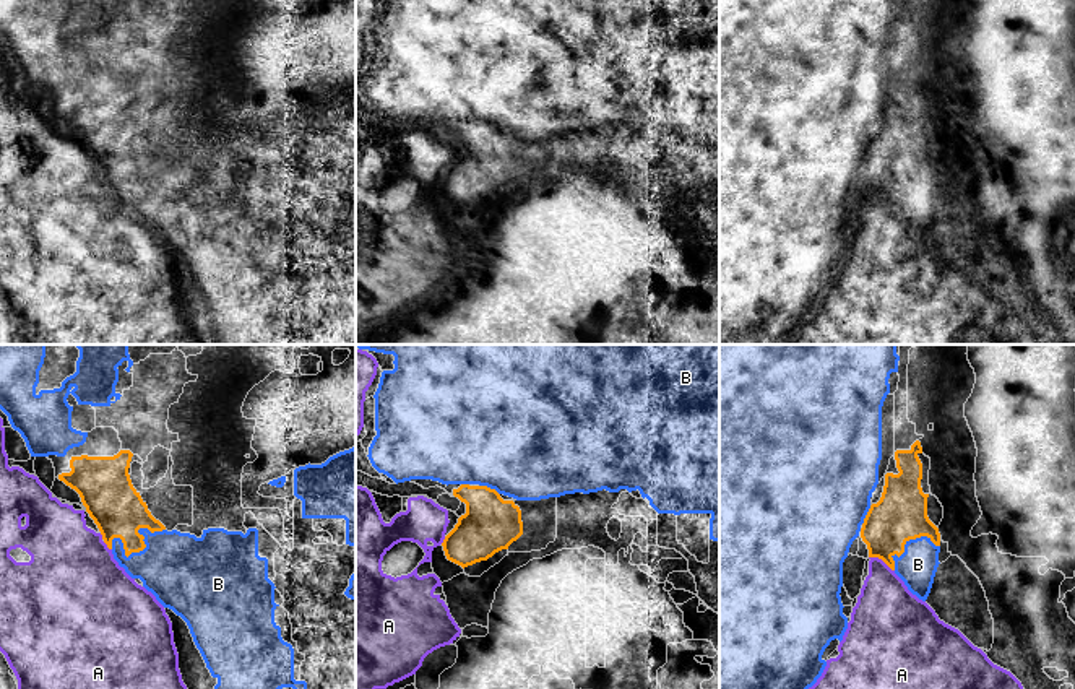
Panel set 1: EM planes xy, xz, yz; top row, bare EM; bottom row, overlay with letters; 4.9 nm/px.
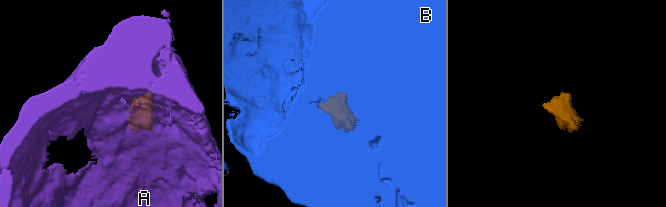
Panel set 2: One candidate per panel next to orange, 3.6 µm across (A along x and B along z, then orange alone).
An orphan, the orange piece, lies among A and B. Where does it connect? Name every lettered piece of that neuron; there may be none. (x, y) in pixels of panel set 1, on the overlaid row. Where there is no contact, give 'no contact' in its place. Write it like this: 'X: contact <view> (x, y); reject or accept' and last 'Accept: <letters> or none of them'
A: contact yz (882, 559); reject
B: contact xy (140, 550); accept
Accept: B

